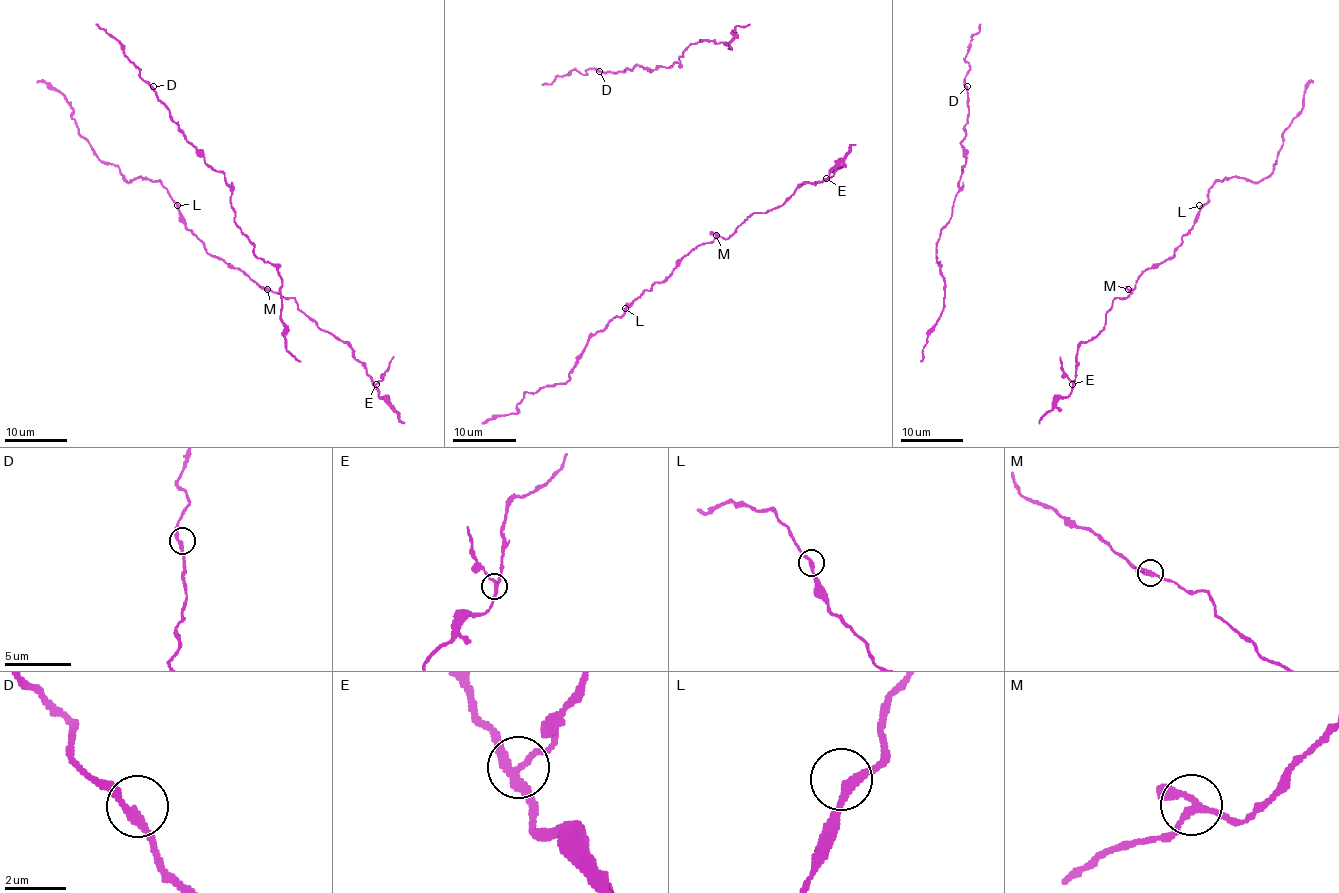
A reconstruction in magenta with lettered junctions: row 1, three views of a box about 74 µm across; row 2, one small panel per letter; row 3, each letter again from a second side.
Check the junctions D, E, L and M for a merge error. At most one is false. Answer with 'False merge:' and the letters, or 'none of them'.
False merge: E

